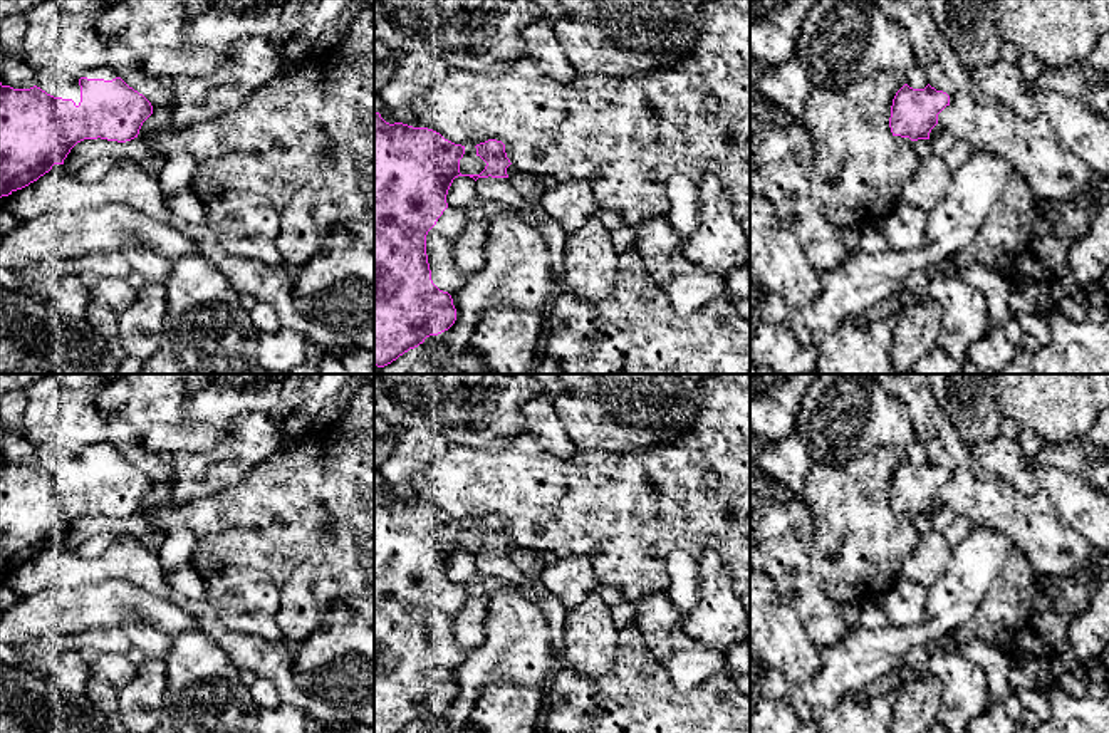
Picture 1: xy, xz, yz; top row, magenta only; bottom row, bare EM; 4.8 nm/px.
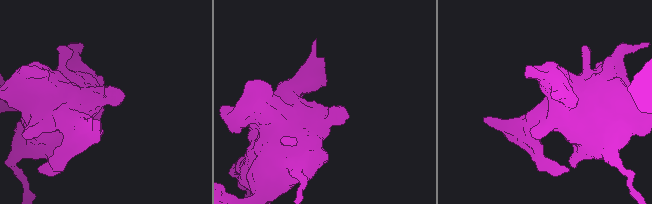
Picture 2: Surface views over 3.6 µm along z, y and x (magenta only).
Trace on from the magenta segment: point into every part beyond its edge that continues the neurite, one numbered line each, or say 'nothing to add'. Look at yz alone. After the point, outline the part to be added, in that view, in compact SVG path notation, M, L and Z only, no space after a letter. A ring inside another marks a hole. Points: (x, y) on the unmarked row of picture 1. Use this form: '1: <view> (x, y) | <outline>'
nothing to add

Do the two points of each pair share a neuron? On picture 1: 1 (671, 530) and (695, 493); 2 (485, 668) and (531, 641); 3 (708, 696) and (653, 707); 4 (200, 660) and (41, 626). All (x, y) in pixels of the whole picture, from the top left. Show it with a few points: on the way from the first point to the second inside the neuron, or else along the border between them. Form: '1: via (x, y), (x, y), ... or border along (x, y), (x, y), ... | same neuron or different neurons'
1: via (671, 522), (687, 502) | same neuron
2: via (497, 660), (519, 646) | same neuron
3: via (695, 707), (666, 707) | same neuron
4: border along (195, 629), (173, 636) | different neurons

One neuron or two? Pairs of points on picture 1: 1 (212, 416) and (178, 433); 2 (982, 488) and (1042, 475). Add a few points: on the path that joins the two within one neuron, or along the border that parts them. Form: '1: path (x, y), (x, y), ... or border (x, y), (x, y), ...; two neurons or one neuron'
1: path (203, 425), (195, 433), (187, 433); one neuron
2: border (975, 460), (1020, 492), (1046, 497); two neurons

